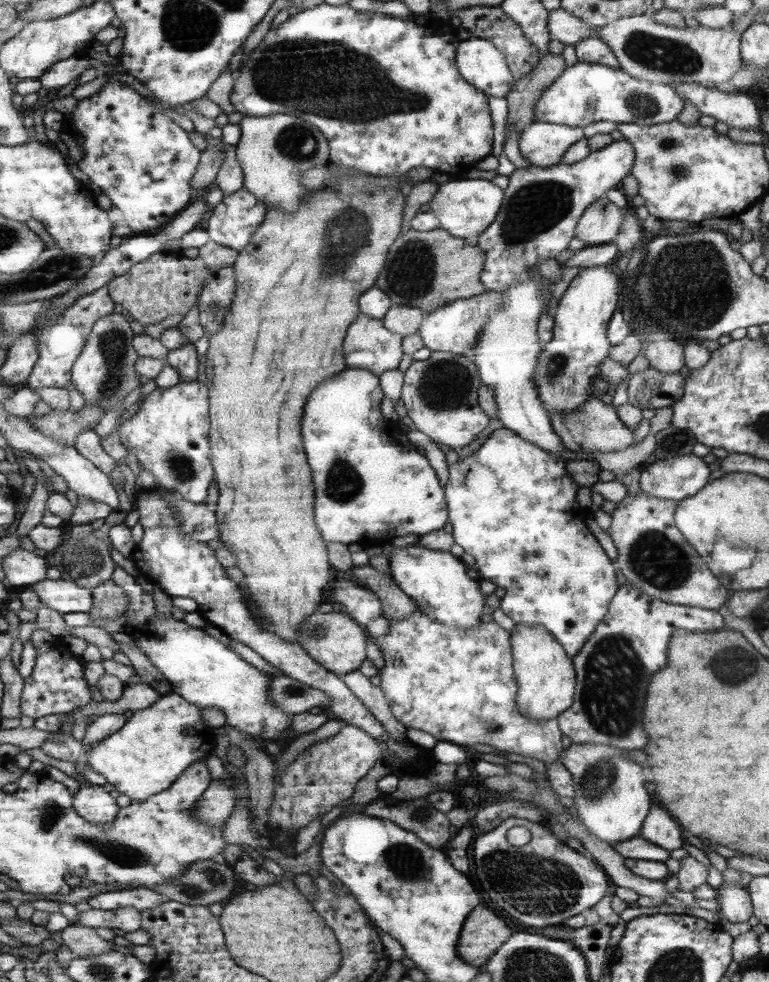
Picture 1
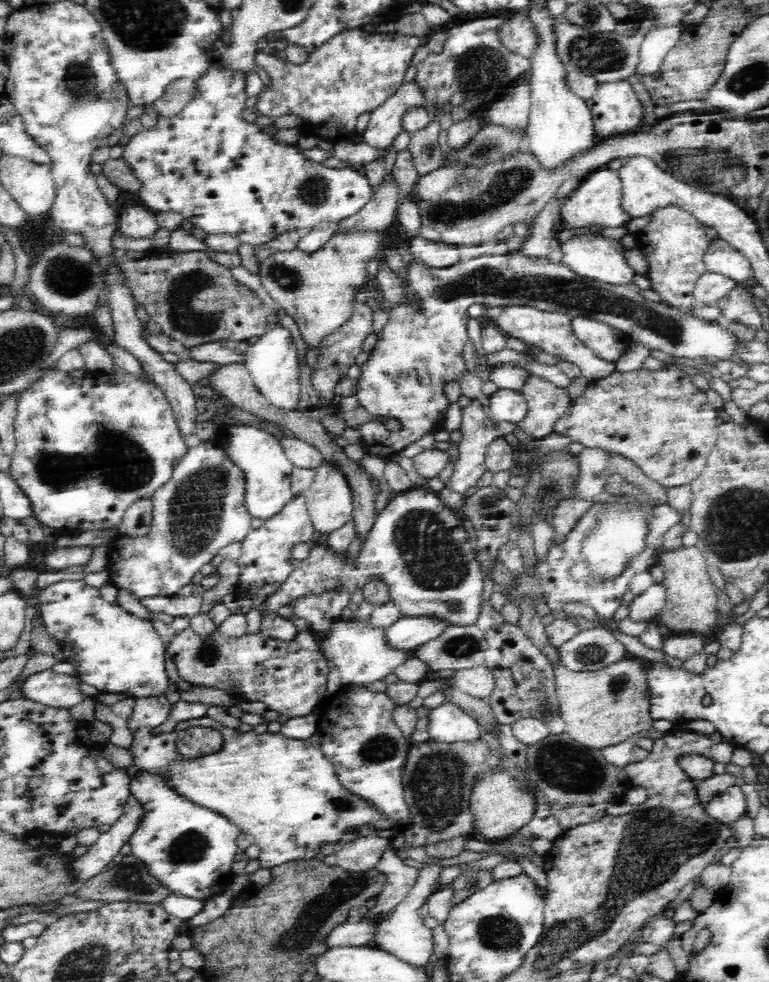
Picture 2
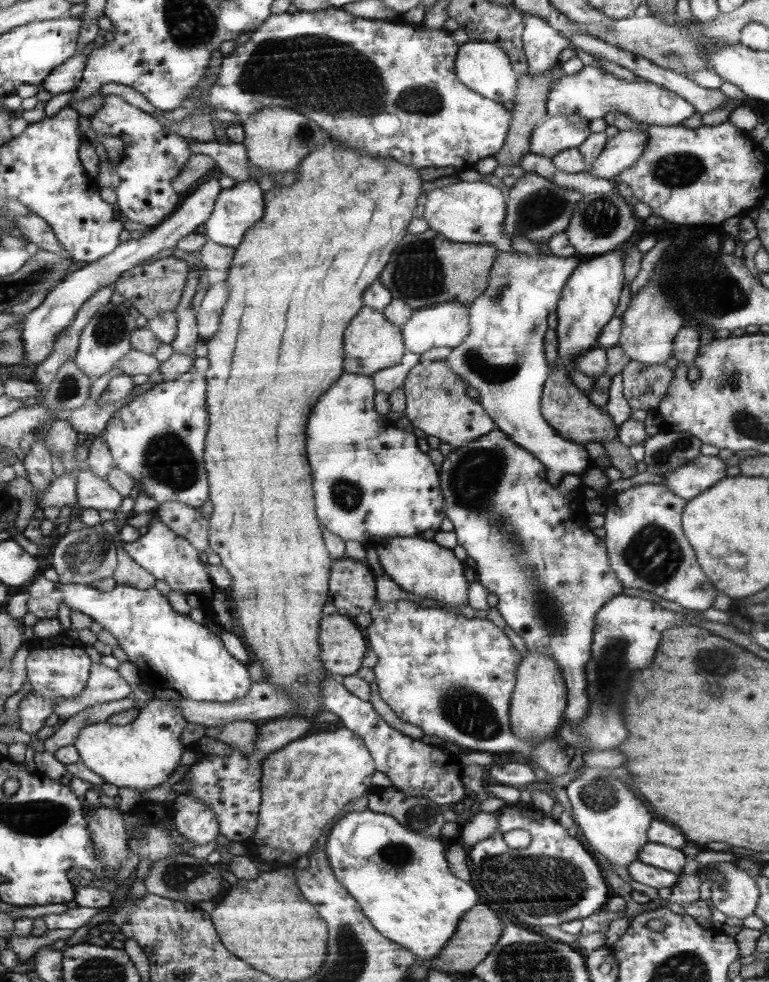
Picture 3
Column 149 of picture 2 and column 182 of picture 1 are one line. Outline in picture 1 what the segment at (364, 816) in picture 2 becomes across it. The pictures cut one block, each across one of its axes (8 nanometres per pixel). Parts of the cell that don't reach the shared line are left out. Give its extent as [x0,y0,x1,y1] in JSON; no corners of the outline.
[85,693,206,801]

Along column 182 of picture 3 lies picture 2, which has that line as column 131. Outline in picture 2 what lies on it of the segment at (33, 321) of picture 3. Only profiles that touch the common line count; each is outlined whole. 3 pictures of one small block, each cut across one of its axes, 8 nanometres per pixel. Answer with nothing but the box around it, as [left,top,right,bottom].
[118,202,158,238]

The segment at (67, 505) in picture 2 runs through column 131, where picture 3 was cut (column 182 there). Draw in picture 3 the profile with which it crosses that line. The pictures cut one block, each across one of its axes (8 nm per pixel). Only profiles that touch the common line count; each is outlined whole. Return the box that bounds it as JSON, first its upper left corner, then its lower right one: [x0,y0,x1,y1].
[99,370,209,510]

